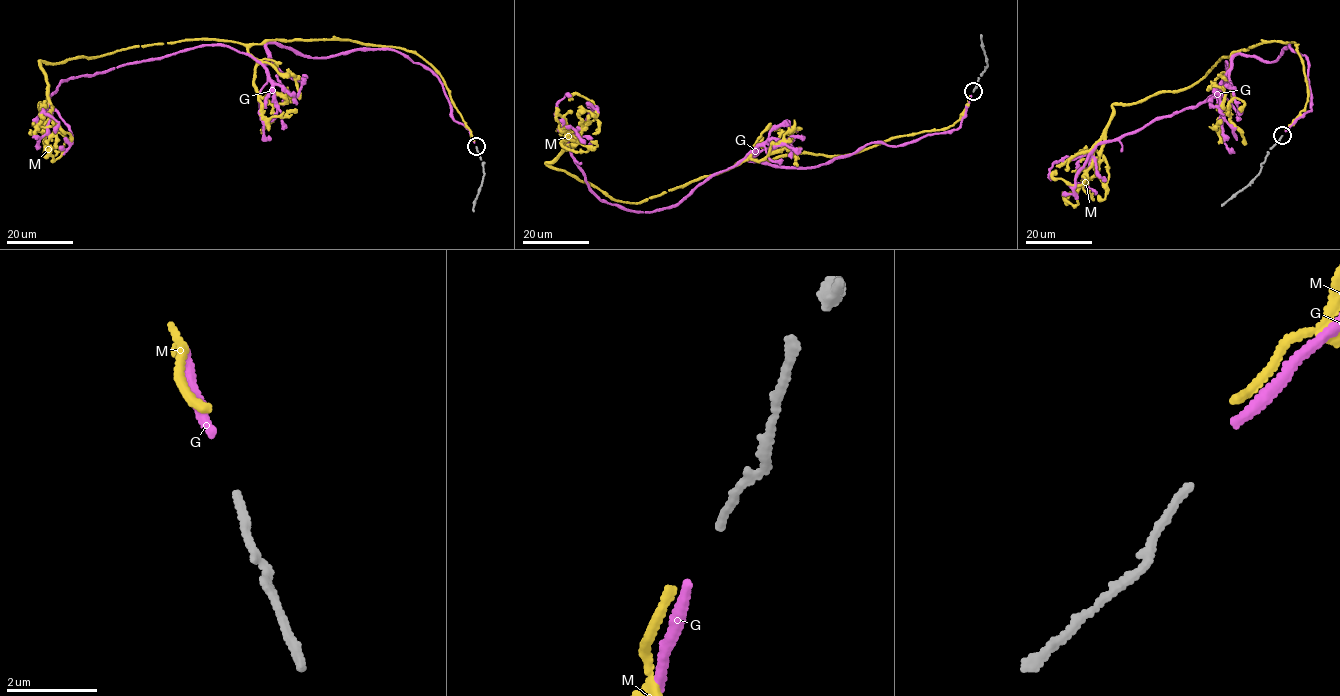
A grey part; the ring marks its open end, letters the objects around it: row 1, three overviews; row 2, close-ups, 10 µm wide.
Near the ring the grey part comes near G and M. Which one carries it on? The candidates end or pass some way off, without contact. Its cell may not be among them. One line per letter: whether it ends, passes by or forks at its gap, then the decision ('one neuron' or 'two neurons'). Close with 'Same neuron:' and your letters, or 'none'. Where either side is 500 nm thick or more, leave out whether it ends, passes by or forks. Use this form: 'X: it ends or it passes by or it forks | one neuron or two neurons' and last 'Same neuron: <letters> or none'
G: it ends | two neurons
M: it ends | two neurons
Same neuron: none

